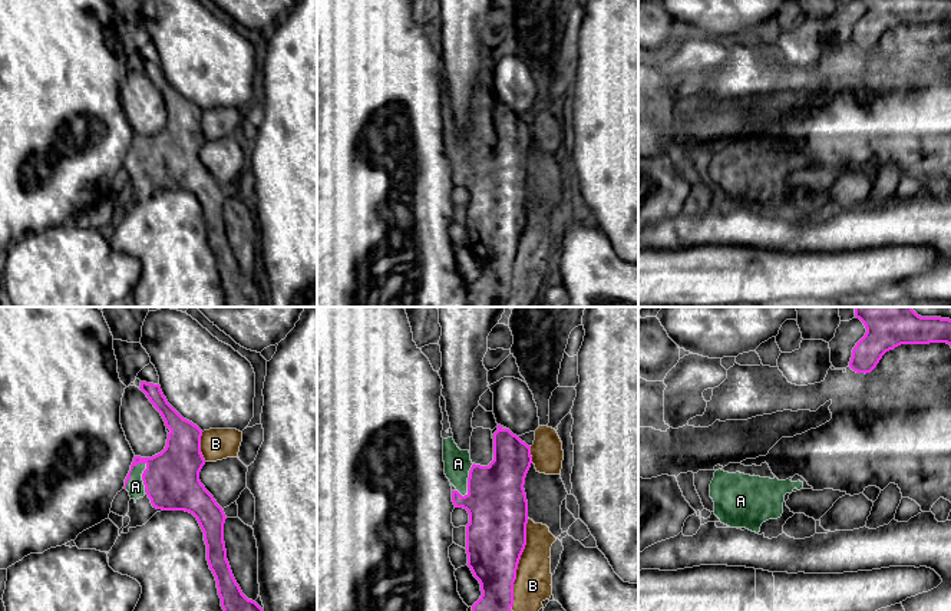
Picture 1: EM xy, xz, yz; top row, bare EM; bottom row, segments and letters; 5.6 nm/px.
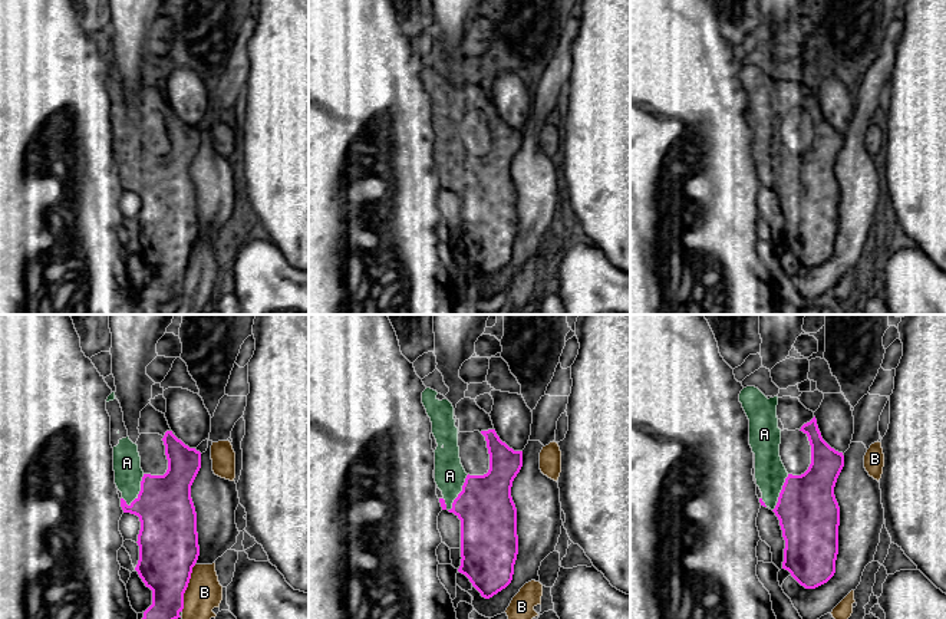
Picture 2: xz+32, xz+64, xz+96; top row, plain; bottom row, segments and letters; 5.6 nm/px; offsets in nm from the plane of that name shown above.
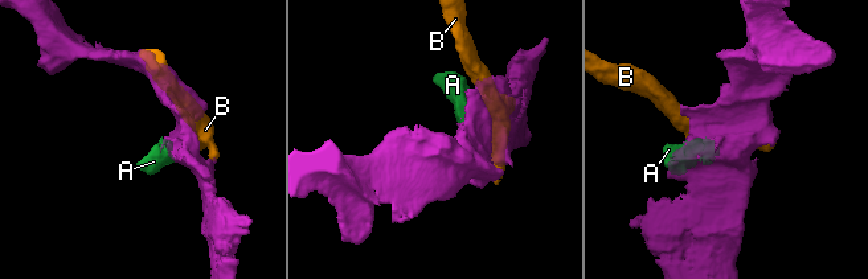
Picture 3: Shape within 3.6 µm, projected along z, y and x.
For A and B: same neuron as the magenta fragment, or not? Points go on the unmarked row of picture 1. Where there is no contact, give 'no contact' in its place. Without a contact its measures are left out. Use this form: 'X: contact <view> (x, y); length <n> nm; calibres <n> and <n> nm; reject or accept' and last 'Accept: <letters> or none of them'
A: contact xy (131, 149); length 190 nm; calibres 320 and 100 nm; accept
B: contact xz (518, 241); length 500 nm; calibres 340 and 200 nm; reject
Accept: A

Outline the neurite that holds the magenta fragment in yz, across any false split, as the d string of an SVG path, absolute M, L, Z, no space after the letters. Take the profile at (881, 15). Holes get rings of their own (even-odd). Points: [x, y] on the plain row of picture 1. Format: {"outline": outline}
{"outline": "M862 0L866 11L852 29L849 46L871 52L882 34L901 23L947 22L951 24L951 0Z"}

